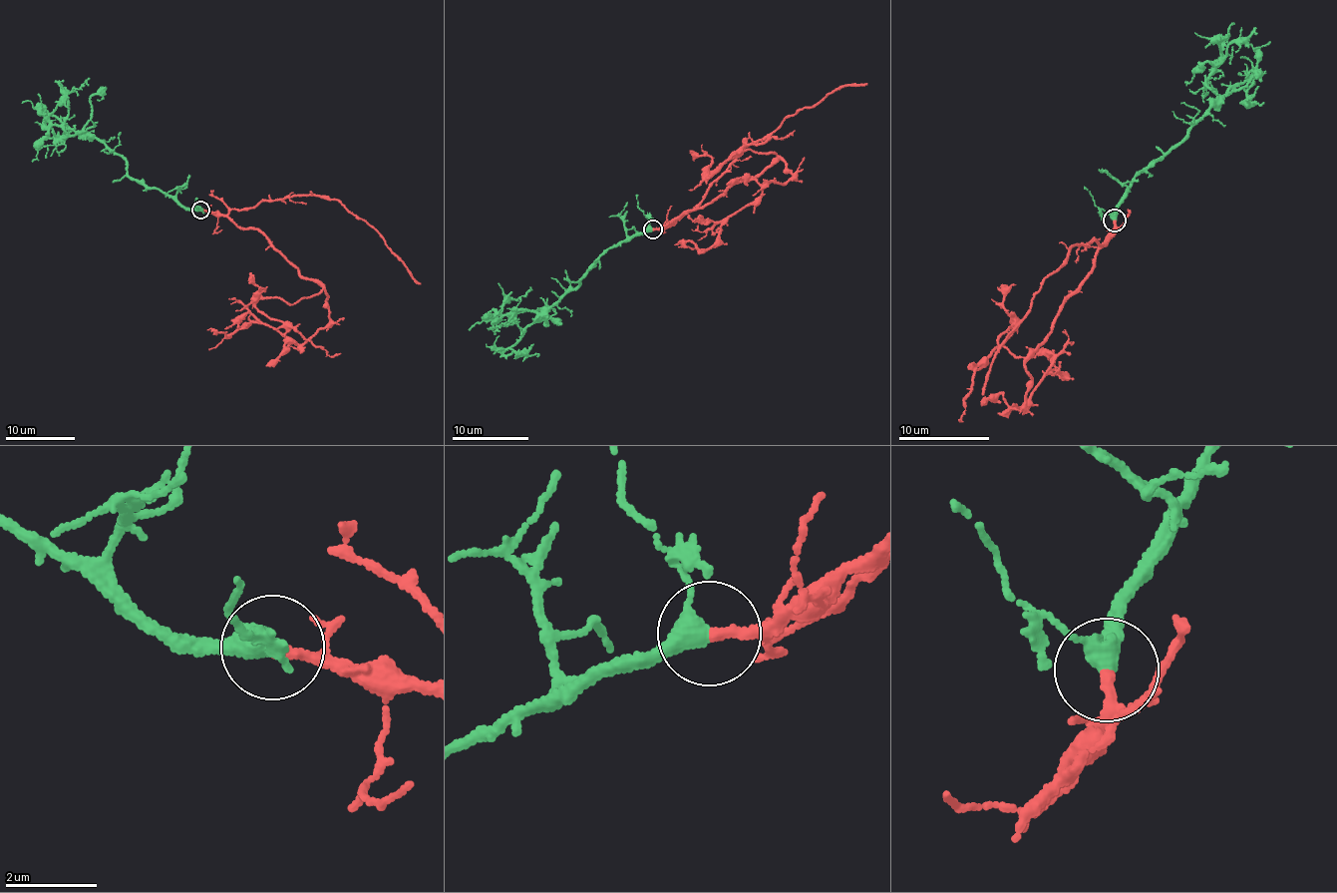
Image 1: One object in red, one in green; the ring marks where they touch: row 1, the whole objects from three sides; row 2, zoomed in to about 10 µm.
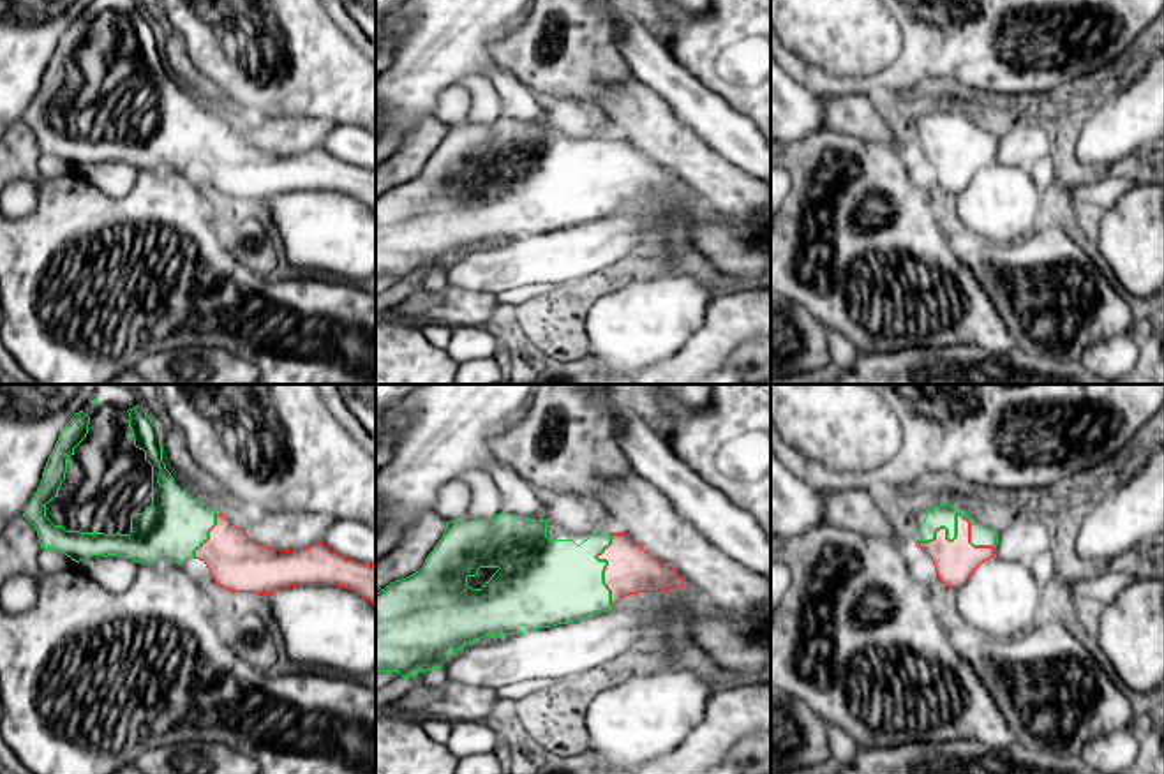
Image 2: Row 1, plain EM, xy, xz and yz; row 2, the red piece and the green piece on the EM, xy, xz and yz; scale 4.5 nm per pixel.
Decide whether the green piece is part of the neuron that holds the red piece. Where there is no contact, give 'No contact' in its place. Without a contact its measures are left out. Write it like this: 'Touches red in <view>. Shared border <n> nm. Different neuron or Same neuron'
Touches red in yz. Shared border 360 nm. Same neuron

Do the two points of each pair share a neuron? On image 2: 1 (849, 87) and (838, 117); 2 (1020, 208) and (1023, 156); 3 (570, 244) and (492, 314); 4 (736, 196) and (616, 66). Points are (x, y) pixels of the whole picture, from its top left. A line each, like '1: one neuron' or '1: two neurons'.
1: two neurons
2: two neurons
3: two neurons
4: two neurons

